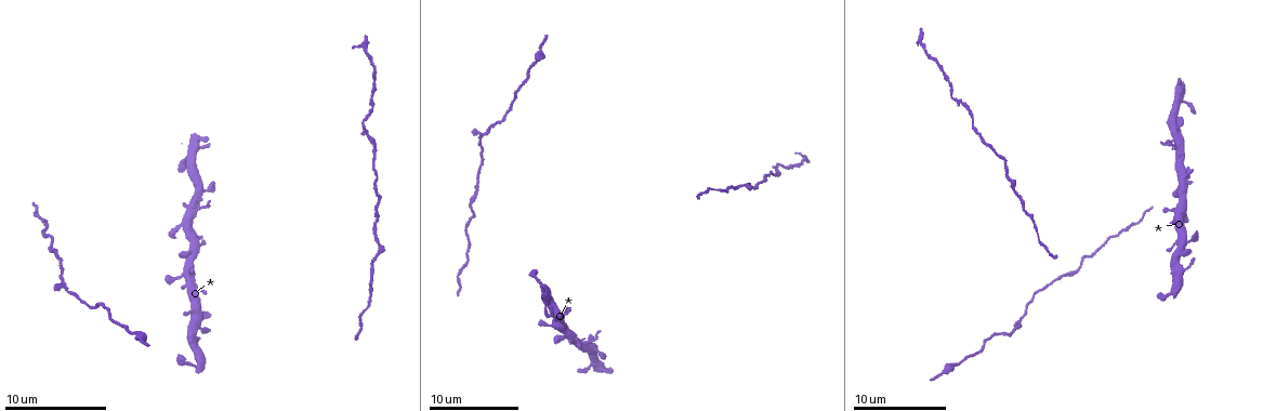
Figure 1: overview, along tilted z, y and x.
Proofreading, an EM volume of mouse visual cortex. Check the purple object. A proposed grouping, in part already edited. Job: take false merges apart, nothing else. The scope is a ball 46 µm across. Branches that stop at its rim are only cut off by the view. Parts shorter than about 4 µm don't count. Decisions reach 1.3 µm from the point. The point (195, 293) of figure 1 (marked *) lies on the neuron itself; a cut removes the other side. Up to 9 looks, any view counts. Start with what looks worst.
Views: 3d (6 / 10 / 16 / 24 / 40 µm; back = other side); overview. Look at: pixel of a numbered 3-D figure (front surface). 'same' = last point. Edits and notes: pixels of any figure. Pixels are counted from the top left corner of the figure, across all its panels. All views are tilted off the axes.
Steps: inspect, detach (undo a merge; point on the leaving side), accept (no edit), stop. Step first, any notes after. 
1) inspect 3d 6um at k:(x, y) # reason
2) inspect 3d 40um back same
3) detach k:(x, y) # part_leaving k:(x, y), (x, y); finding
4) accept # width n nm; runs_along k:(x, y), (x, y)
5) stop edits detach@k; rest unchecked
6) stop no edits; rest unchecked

inspect 3d 16um at 1:(374, 185) # sudden change in width

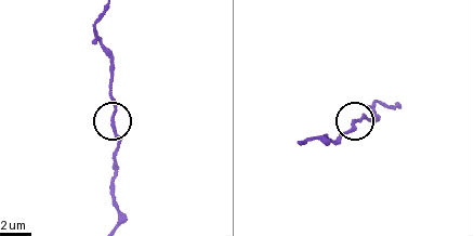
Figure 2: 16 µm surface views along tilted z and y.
accept # width 190 nm; one neuron here

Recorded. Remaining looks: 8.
inspect 3d 6um at 1:(496, 122) # thin neck

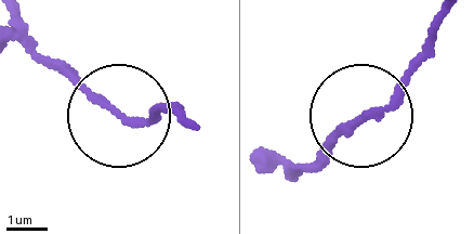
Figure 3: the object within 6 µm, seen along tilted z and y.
inspect 3d 6um back at 3:(112, 106)

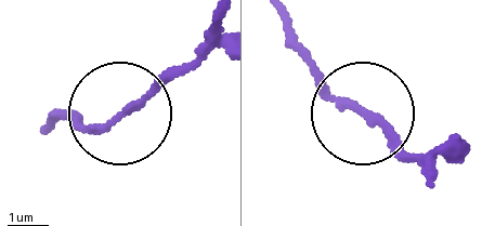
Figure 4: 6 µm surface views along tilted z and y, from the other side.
accept # runs_along 4:(212, 18), (197, 58), (144, 96), (96, 123), (48, 123); all the same neuron

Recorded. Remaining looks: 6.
inspect 3d 16um at 1:(362, 118) # narrows sharply

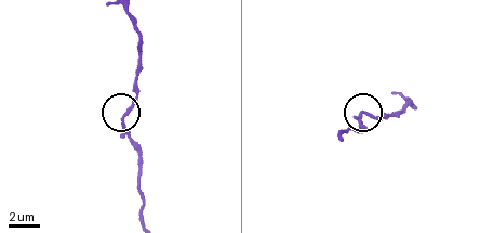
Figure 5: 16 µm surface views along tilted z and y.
accept # runs_along 5:(142, 215), (138, 155), (122, 120), (137, 80); all the same neuron

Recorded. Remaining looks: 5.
inspect 3d 10um at 1:(1058, 278) # sudden change in width

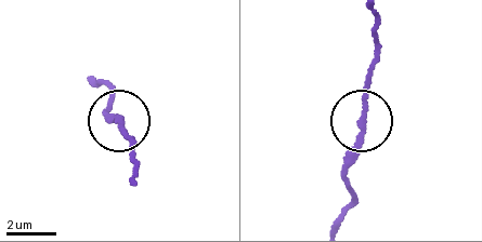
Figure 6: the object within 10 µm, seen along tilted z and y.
accept # all the same neuron

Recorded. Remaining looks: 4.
stop no edits; rest unchecked

